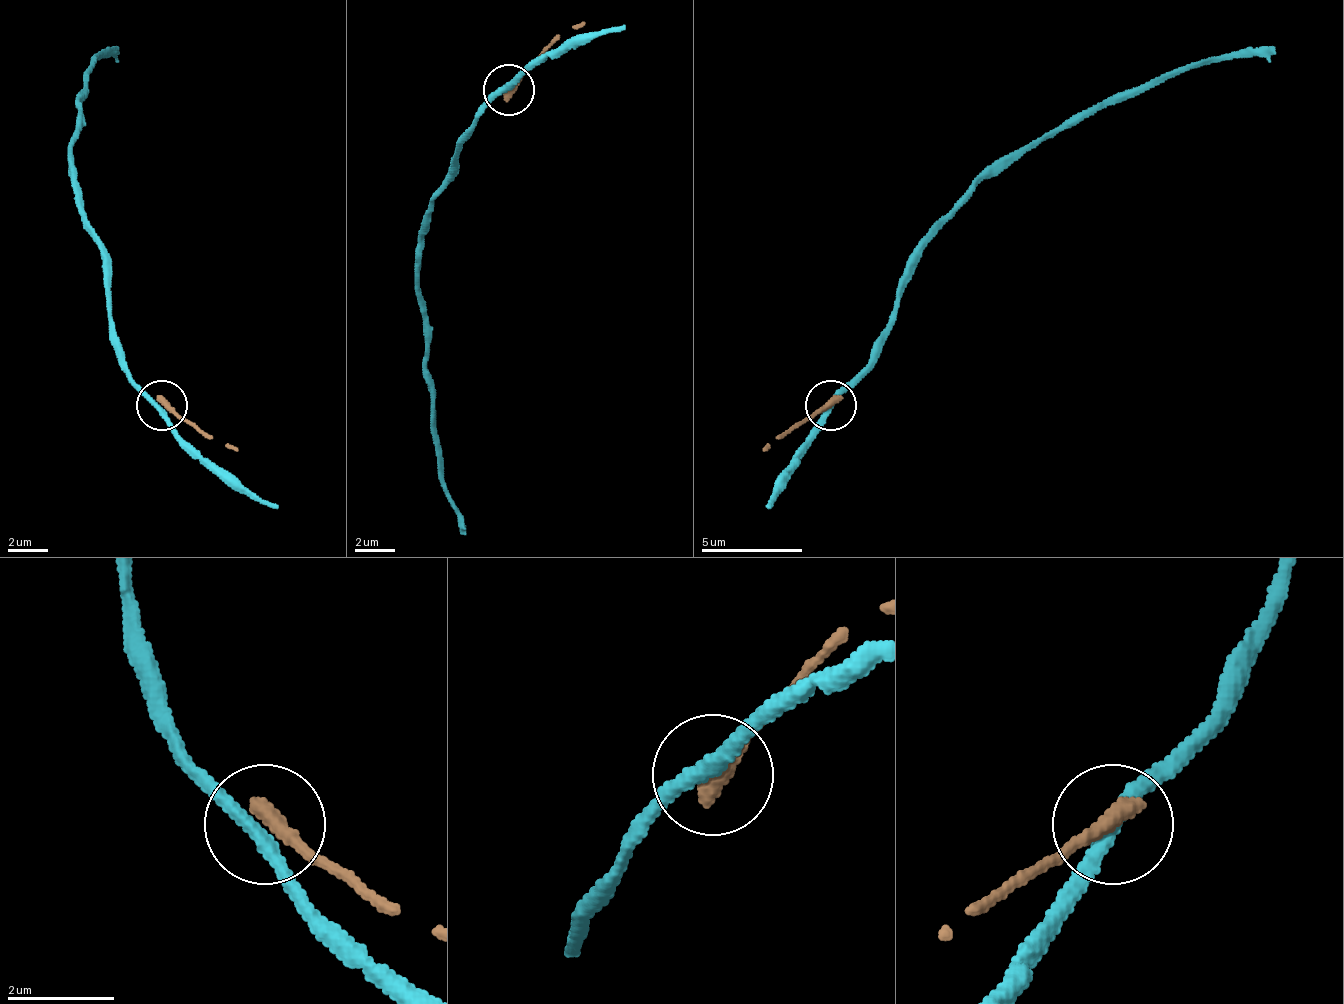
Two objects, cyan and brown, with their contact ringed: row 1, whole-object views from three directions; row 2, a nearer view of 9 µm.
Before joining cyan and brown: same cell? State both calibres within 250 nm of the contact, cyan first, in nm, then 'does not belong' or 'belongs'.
calibres 280 and 400 nm; does not belong

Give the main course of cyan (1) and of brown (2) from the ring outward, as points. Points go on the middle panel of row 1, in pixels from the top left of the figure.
1: (507, 91), (467, 131), (422, 242), (417, 298), (432, 429), (447, 499), (467, 535)
2: (507, 91), (583, 20)

